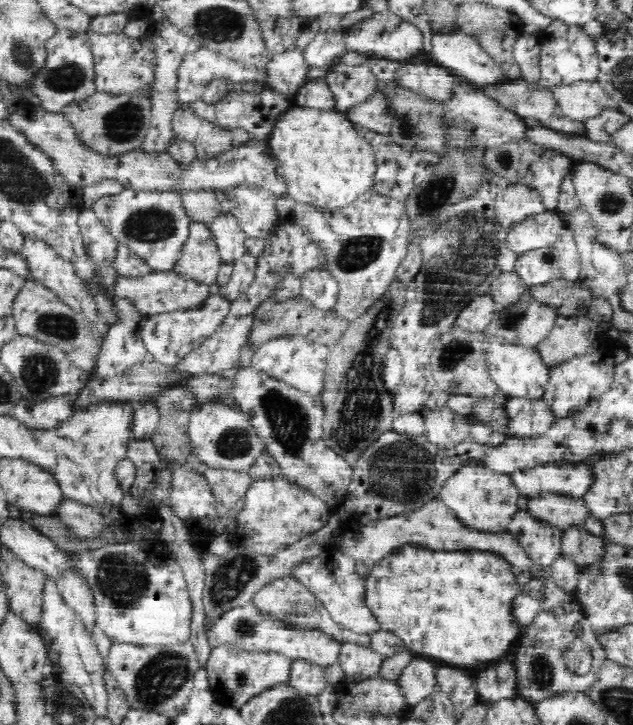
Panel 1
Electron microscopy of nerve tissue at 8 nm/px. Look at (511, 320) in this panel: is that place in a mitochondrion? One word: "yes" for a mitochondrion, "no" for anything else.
yes

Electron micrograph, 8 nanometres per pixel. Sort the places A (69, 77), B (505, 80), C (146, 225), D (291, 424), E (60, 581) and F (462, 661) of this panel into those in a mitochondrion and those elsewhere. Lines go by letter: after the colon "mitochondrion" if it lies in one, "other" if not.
A: mitochondrion
B: other
C: mitochondrion
D: mitochondrion
E: other
F: other

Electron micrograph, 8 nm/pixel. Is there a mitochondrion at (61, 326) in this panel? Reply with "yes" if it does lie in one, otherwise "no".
yes

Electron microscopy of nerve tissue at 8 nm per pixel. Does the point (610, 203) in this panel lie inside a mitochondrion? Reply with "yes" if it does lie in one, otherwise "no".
yes

